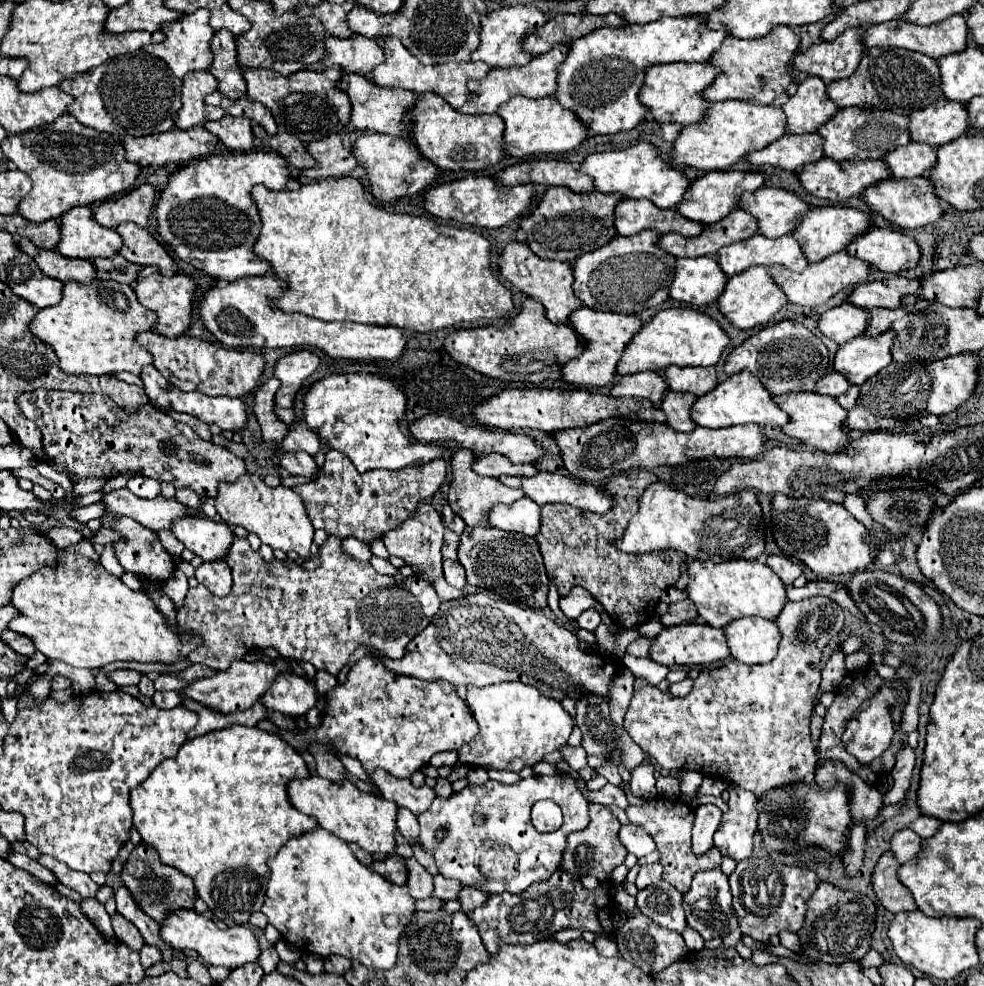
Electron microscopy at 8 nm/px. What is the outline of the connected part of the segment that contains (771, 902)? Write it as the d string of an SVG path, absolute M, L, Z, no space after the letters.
M768 853L766 857L752 855L746 861L740 861L736 871L728 877L732 891L732 905L740 921L742 935L748 935L756 941L768 941L770 935L780 931L798 931L804 925L806 901L818 887L818 875L812 869L784 865L782 855Z

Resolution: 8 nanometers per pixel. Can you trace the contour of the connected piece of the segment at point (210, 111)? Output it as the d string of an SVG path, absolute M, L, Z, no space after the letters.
M210 71L186 73L182 81L182 109L176 113L176 127L202 127L206 121L226 115L224 109L204 103L204 97L218 89L218 79Z

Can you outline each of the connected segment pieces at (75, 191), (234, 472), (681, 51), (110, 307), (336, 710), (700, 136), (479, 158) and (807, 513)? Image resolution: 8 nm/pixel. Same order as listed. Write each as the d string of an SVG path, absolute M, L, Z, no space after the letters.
M64 113L50 125L10 135L2 147L4 155L32 179L32 191L20 201L18 213L34 223L58 219L78 205L106 201L130 189L142 169L138 163L126 161L124 147L112 143L110 133L80 125L70 113Z
M36 389L32 393L24 393L18 397L20 409L26 413L28 419L32 419L44 433L44 449L48 449L48 455L54 459L54 469L64 473L64 463L76 477L110 477L112 467L116 473L126 473L128 469L142 471L144 477L170 481L174 487L192 487L200 495L216 497L220 483L234 483L242 475L246 475L246 463L230 453L228 449L214 445L212 441L200 439L188 425L176 423L166 413L160 413L156 405L144 405L136 417L126 417L126 413L112 405L108 397L100 397L94 393L74 393L74 391L52 391L52 389Z
M700 15L662 17L660 21L646 25L600 27L570 43L570 55L560 67L558 89L554 95L560 105L576 111L596 135L630 131L650 113L650 109L638 99L648 67L674 61L706 63L726 37L728 31L724 27L716 31L708 27L706 19Z
M68 281L64 285L64 299L58 305L40 309L30 329L36 337L54 347L60 357L64 373L142 373L144 365L152 363L152 355L136 341L140 331L150 331L156 325L156 313L140 305L136 291L130 285L116 281L94 281L90 285Z
M364 657L356 661L346 677L346 683L336 685L332 691L326 693L326 707L322 713L322 721L318 727L308 729L278 729L280 739L284 739L296 751L308 751L312 743L324 745L332 755L350 755L358 759L368 775L374 769L384 769L396 779L410 779L412 773L424 769L432 755L438 751L458 751L464 743L472 741L478 733L476 719L470 715L466 703L458 697L456 689L446 681L420 681L414 677L404 677L388 671L376 659Z
M724 101L712 103L708 117L700 123L688 125L680 131L674 141L674 161L680 165L696 167L702 171L726 171L750 151L762 149L764 145L786 135L786 121L782 107L758 105L754 101Z
M428 93L428 95L420 95L414 109L408 111L408 115L404 117L402 129L408 121L414 123L410 137L416 141L416 145L426 155L426 159L430 159L442 171L480 171L490 165L496 165L504 157L504 119L500 119L500 115L496 113L494 115L464 115L456 111L454 107L450 107L442 97Z
M774 495L772 505L774 537L778 547L790 557L806 563L818 577L856 573L874 563L878 549L866 541L868 529L844 505L824 499L796 499L788 495Z

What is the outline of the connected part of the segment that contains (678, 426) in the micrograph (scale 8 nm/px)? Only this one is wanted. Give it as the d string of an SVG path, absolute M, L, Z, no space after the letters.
M668 391L660 409L666 413L666 423L676 429L676 431L684 431L690 433L696 429L692 417L690 417L690 409L696 403L696 395L692 393L682 393L682 391Z

